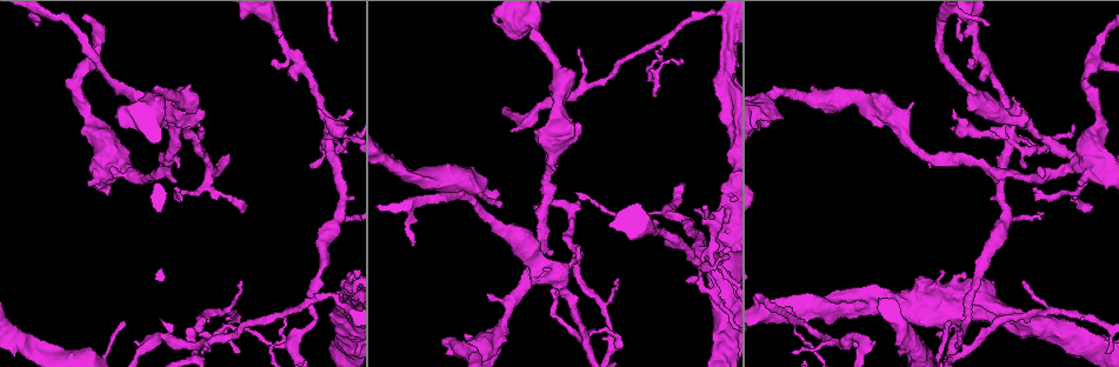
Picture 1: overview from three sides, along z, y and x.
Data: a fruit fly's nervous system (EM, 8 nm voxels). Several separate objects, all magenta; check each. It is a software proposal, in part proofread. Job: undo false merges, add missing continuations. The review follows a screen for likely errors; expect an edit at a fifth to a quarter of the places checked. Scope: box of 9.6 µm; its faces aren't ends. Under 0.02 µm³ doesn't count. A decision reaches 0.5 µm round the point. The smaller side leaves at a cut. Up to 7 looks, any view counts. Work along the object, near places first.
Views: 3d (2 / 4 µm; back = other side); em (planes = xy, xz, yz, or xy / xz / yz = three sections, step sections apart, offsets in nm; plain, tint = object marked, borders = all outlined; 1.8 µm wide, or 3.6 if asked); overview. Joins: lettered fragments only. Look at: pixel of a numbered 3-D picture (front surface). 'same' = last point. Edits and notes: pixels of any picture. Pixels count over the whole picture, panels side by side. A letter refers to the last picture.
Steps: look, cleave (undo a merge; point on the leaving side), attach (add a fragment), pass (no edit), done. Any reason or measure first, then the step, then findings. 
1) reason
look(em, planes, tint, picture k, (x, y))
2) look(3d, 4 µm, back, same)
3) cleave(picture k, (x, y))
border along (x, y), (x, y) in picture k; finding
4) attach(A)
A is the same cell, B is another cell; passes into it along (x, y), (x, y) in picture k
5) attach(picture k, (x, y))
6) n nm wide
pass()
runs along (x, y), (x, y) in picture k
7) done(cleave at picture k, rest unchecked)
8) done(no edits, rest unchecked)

tapers out
look(3d, 4 µm, picture 1, (87, 181))

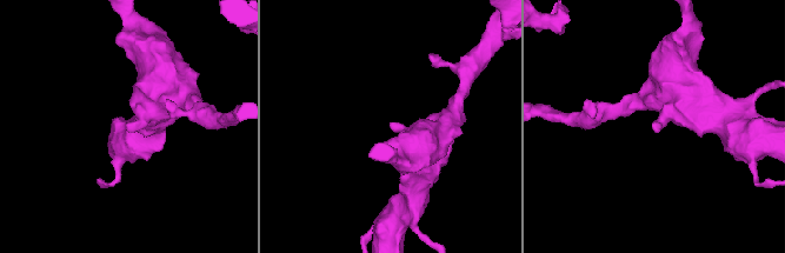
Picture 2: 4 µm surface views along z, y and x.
now the EM
look(em, 3.6 µm, yz, step 8, tint, picture 2, (653, 123))

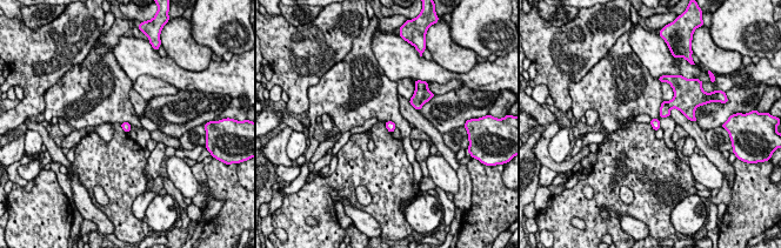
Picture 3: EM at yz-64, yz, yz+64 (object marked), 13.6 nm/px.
look(em, 3.6 µm, yz, step 8, borders, same)

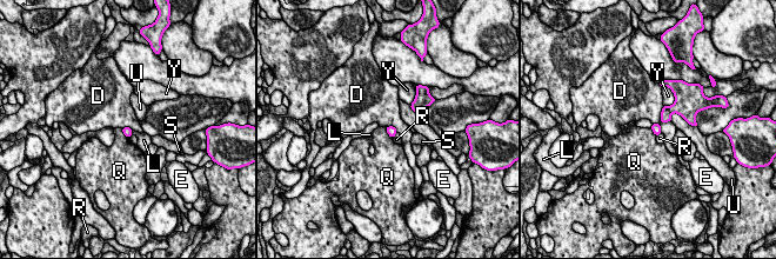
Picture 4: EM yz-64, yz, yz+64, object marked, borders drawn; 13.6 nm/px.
D touches over 380 nm
pass()
D, E, L, Q, R, S, U and Y are other cells; none of them fits

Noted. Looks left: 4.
an open end
look(3d, 2 µm, back, picture 1, (1028, 118))

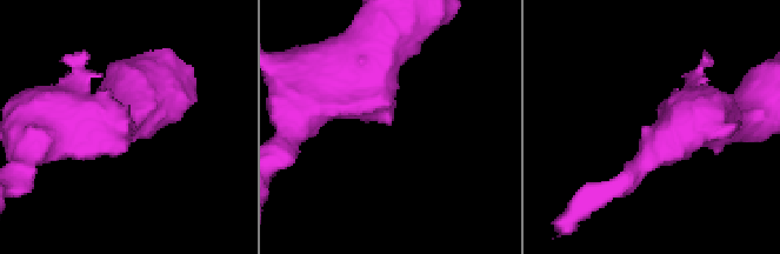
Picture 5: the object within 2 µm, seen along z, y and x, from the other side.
shape alone is not enough
look(em, planes, borders, picture 5, (391, 122))

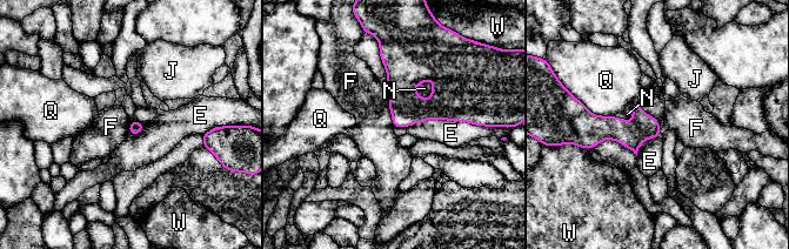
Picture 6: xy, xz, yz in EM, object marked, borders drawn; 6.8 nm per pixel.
attach(N)
N is the same cell, E, F, J, Q and W are other cells; passes into it along (413, 46), (423, 80), (425, 88) in picture 6; the neuron continues

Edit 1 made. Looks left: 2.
done(attach at picture 6, rest unchecked)

